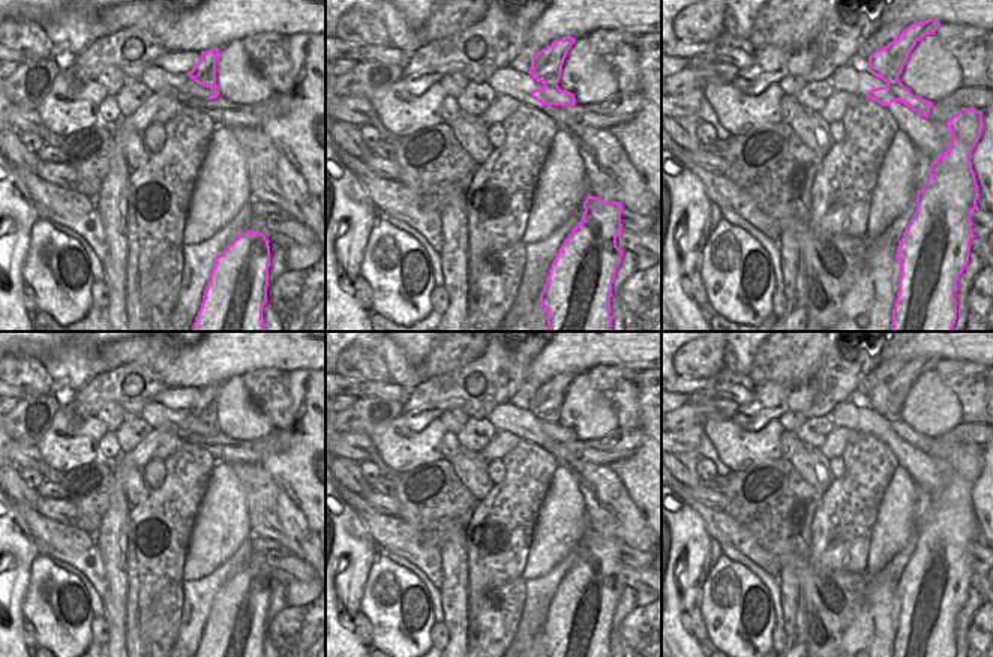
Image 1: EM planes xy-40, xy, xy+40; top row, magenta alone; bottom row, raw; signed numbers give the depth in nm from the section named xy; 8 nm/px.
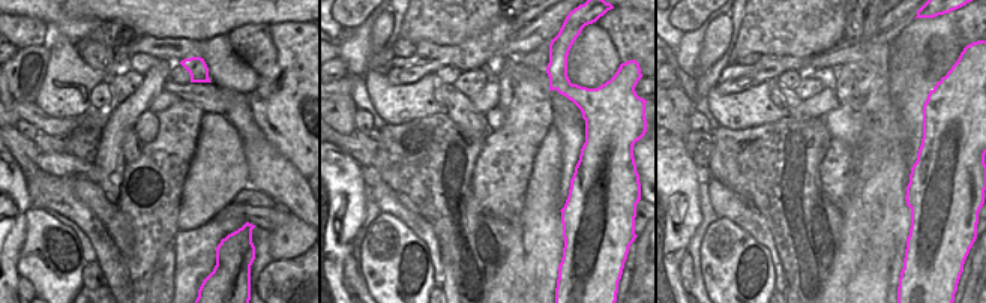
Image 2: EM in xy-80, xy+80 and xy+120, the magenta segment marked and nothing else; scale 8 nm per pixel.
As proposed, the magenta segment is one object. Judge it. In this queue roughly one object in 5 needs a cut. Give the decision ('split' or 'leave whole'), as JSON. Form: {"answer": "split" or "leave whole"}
{"answer": "split"}

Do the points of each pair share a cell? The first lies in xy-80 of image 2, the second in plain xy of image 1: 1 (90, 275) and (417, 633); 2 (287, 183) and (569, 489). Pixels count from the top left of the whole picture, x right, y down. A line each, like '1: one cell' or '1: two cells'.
1: two cells
2: two cells

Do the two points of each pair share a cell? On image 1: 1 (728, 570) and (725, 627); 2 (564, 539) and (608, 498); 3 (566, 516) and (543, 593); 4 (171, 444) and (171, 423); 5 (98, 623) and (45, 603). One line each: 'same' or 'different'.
1: same
2: different
3: different
4: different
5: different

